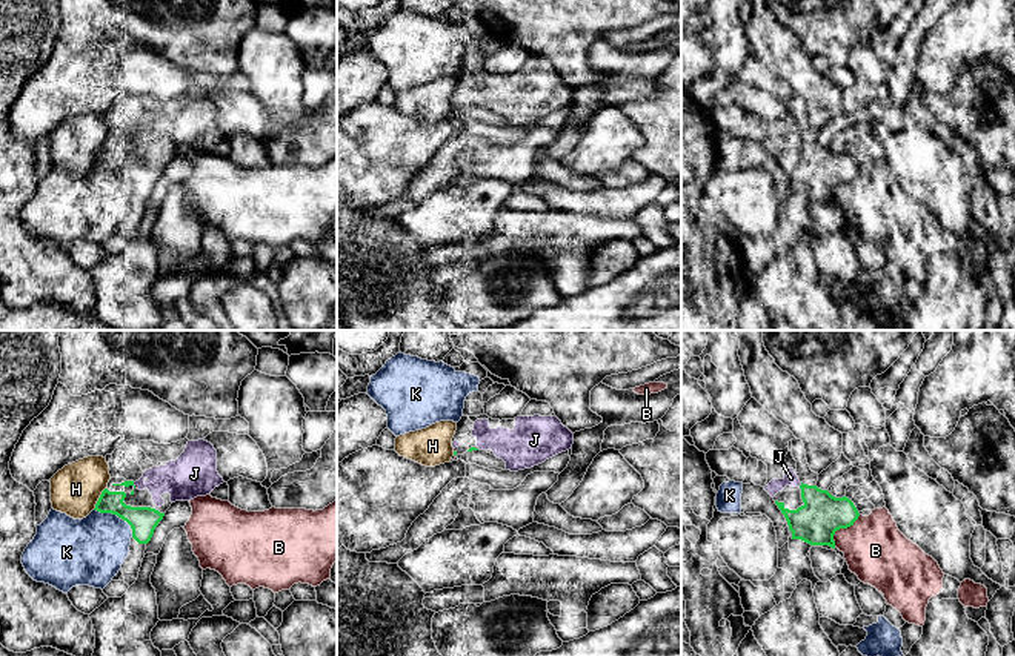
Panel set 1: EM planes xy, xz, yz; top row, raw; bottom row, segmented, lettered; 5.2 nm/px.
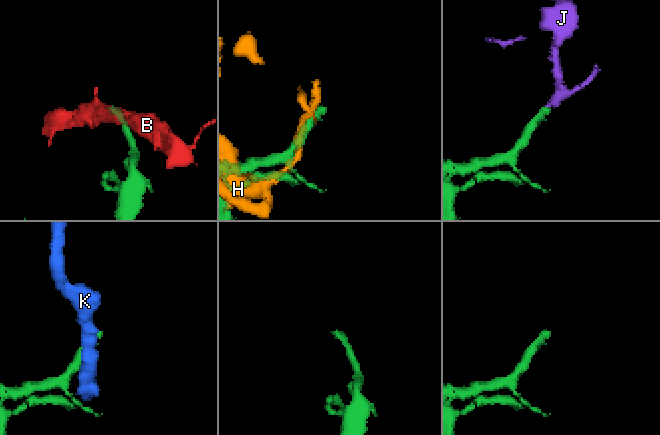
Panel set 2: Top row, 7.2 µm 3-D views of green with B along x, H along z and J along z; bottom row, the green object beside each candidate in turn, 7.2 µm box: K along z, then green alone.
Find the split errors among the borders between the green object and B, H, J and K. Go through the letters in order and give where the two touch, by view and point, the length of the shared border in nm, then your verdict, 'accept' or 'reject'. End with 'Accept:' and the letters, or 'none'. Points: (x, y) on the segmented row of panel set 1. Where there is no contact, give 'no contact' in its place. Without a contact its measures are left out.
B: yz (840, 527) | 220 nm | reject
H: xy (99, 498) | 140 nm | reject
J: yz (802, 484) | 30 nm | accept
K: xy (113, 513) | 220 nm | reject
Accept: J

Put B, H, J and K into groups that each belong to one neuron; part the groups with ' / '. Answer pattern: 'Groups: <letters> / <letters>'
Groups: B / H / J / K

